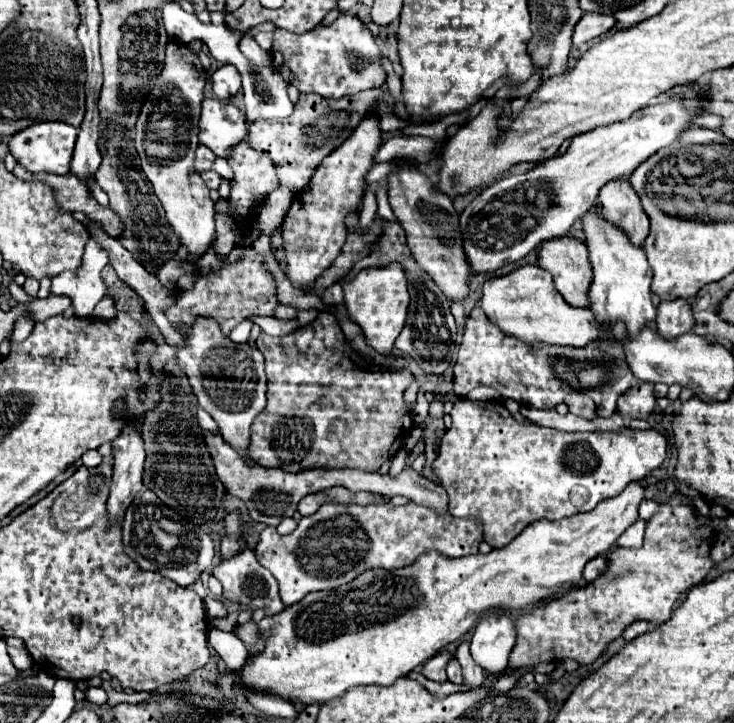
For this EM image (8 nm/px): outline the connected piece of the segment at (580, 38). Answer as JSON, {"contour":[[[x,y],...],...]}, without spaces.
{"contour":[[[584,14],[578,20],[578,26],[574,26],[572,46],[580,48],[582,44],[604,36],[608,30],[612,30],[616,24],[612,14]]]}

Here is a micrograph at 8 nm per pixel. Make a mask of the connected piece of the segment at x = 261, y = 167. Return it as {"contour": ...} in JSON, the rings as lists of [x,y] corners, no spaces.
{"contour":[[[240,142],[238,146],[234,146],[232,156],[228,158],[228,164],[234,170],[234,178],[230,180],[230,196],[220,198],[216,202],[216,206],[226,206],[226,208],[236,210],[238,212],[236,220],[250,220],[252,214],[254,214],[254,206],[262,204],[264,198],[278,188],[278,178],[276,178],[276,172],[274,172],[274,164],[268,156],[258,154],[246,142]]]}

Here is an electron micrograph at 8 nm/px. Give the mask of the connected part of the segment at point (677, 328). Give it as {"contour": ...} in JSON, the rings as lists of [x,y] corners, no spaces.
{"contour":[[[676,298],[676,300],[670,300],[670,302],[662,302],[658,306],[656,326],[658,326],[658,332],[664,338],[676,338],[680,334],[692,332],[694,316],[692,316],[688,300]]]}

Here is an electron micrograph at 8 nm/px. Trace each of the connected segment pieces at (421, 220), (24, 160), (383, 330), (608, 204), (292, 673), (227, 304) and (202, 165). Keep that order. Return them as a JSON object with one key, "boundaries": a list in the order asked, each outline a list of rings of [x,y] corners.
{"boundaries":[[[[402,166],[388,176],[388,202],[406,230],[414,260],[426,274],[430,274],[448,302],[464,302],[470,292],[472,274],[462,250],[462,232],[452,200],[442,194],[422,172],[410,166]]],[[[38,122],[18,134],[12,134],[8,140],[8,146],[10,146],[10,152],[16,158],[16,162],[22,168],[26,168],[28,172],[68,174],[76,136],[78,136],[78,130],[66,122]]],[[[398,262],[386,268],[366,268],[360,270],[358,276],[348,284],[342,284],[342,288],[348,314],[362,328],[366,342],[380,354],[392,354],[394,340],[404,328],[410,304],[406,272],[398,266]]],[[[628,180],[608,182],[600,190],[596,212],[598,216],[602,216],[602,220],[618,226],[632,244],[642,246],[642,242],[646,240],[650,226],[648,216],[642,210],[640,198],[636,196]]],[[[630,482],[616,498],[600,502],[592,512],[576,514],[562,520],[538,520],[528,524],[510,544],[494,548],[488,554],[470,554],[470,558],[442,558],[442,554],[422,554],[418,562],[398,570],[370,570],[362,572],[350,584],[336,590],[310,592],[300,602],[286,606],[280,614],[262,620],[260,638],[264,638],[264,650],[246,658],[238,672],[218,674],[216,688],[234,698],[236,692],[268,692],[286,700],[298,698],[304,706],[314,702],[330,702],[356,686],[392,686],[400,676],[406,676],[422,662],[430,660],[436,652],[462,638],[480,616],[492,608],[502,610],[532,610],[536,604],[548,600],[554,594],[562,594],[582,580],[584,566],[598,554],[606,554],[614,548],[616,540],[626,528],[630,528],[640,516],[638,506],[644,500],[642,482]]],[[[246,248],[240,262],[224,264],[218,272],[210,272],[198,278],[194,288],[176,292],[176,304],[170,306],[166,314],[176,328],[184,328],[186,324],[192,324],[192,320],[198,314],[210,316],[220,322],[224,334],[230,334],[232,328],[248,316],[272,316],[274,306],[276,306],[274,278],[262,266],[262,256],[256,254],[252,248]]],[[[198,146],[196,150],[196,158],[194,158],[194,166],[198,172],[202,170],[210,170],[212,168],[212,162],[214,162],[214,152],[208,148],[208,146]]]]}

